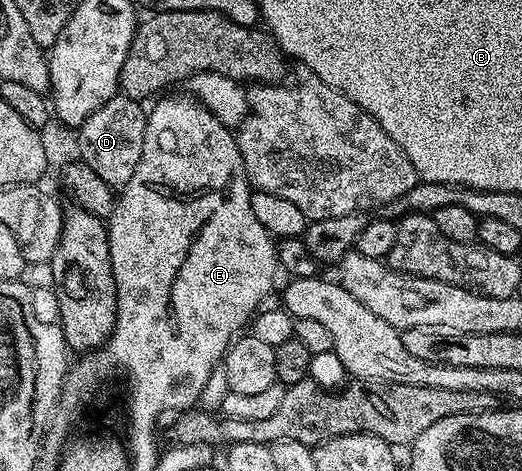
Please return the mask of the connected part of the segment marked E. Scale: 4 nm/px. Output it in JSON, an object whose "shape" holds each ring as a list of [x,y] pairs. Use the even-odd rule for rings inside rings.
{"shape":[[[159,99],[153,109],[149,109],[146,117],[146,129],[144,130],[144,150],[140,154],[140,162],[136,166],[136,174],[132,174],[132,182],[128,182],[126,188],[121,189],[120,195],[117,197],[114,212],[108,218],[108,235],[110,238],[110,261],[112,262],[112,274],[116,282],[116,322],[114,328],[110,332],[108,341],[108,352],[117,353],[122,361],[125,361],[126,367],[134,368],[136,374],[144,374],[144,368],[176,368],[176,370],[152,370],[154,374],[196,374],[196,382],[204,382],[204,378],[208,378],[206,374],[213,374],[217,368],[223,363],[228,345],[243,331],[242,328],[251,323],[252,317],[255,315],[256,309],[263,303],[262,299],[269,294],[274,288],[274,275],[279,275],[278,267],[278,250],[276,247],[275,237],[270,235],[268,230],[264,230],[264,226],[260,226],[260,221],[256,219],[256,214],[252,214],[252,202],[250,194],[252,185],[248,177],[246,177],[246,167],[244,166],[244,158],[238,149],[238,142],[235,133],[227,128],[225,124],[220,122],[220,118],[216,118],[211,112],[197,102],[186,100],[162,100]]]}

